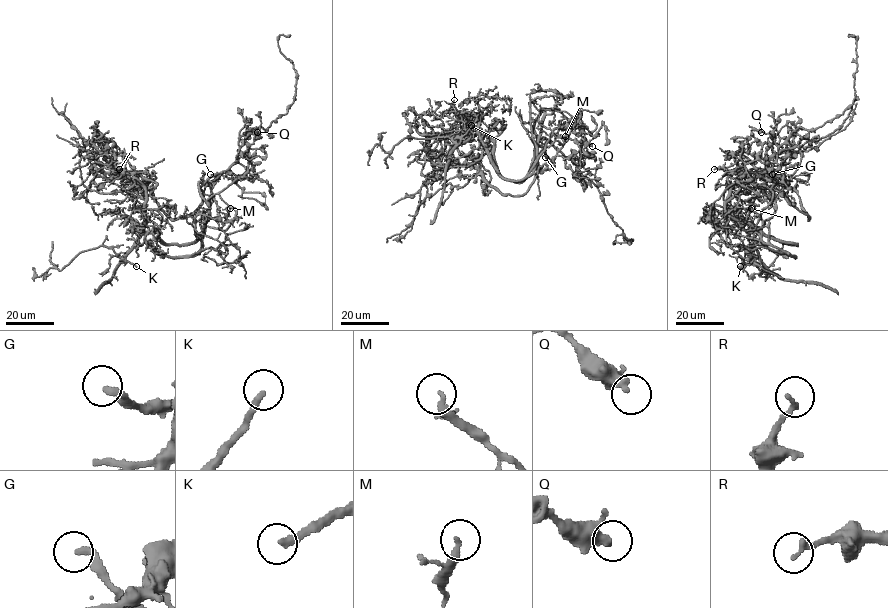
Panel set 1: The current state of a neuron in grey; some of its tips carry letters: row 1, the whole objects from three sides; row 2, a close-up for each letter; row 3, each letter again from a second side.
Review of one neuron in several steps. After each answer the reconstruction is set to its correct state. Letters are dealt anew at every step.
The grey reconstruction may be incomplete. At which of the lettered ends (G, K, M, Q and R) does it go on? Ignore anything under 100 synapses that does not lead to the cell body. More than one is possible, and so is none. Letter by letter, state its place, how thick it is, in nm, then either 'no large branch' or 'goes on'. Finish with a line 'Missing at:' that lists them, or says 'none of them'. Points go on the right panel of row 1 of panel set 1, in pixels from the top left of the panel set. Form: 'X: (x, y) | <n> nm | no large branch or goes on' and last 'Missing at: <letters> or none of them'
G: (772, 174) | 240 nm | no large branch
K: (740, 266) | 240 nm | goes on
M: (751, 208) | 280 nm | no large branch
Q: (761, 132) | 240 nm | no large branch
R: (714, 169) | 220 nm | no large branch
Missing at: K

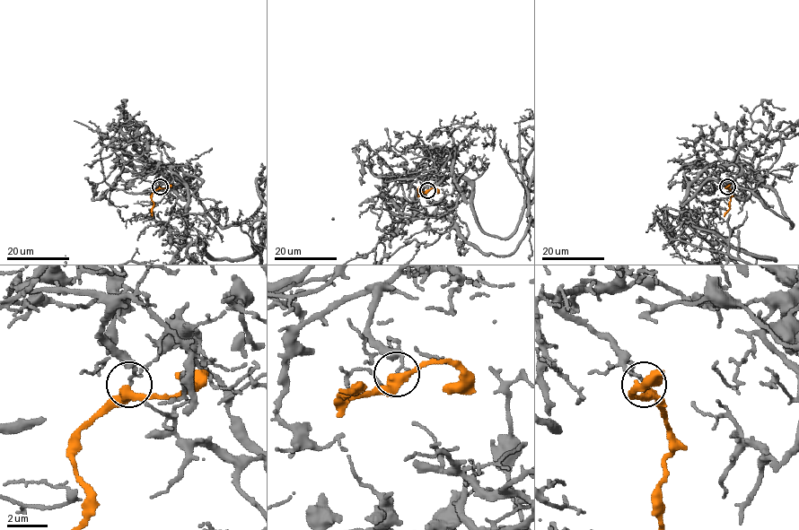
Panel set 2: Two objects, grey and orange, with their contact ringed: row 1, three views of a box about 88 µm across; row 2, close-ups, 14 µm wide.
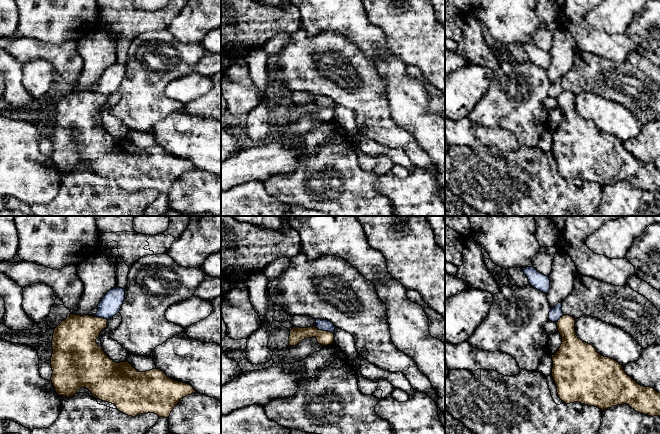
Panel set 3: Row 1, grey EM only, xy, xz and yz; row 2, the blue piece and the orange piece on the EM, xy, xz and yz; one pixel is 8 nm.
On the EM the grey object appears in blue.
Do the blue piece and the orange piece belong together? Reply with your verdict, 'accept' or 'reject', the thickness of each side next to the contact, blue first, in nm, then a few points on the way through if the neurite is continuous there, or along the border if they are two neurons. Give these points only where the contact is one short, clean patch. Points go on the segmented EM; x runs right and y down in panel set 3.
reject; 90 nm thick on the blue side, 120 nm on the other; border along xz (315, 326), (332, 333)

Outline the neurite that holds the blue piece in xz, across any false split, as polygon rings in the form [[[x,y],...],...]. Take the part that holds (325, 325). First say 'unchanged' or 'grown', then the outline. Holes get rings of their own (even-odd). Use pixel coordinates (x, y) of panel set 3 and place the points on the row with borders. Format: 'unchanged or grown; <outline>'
unchanged; [[[316,319],[316,328],[331,333],[335,332],[336,327],[328,320]]]

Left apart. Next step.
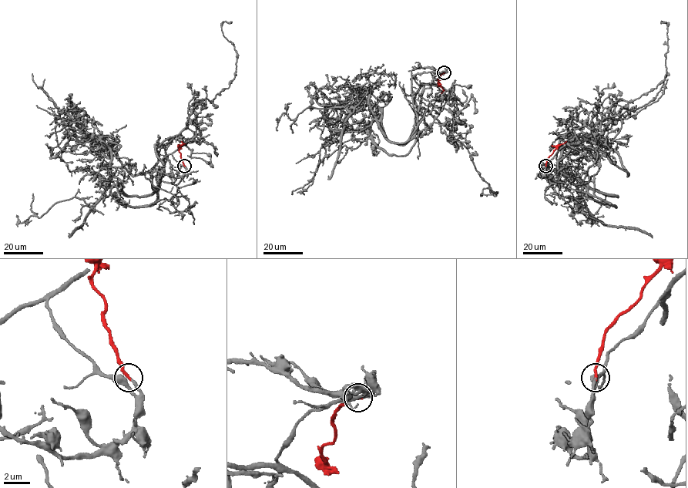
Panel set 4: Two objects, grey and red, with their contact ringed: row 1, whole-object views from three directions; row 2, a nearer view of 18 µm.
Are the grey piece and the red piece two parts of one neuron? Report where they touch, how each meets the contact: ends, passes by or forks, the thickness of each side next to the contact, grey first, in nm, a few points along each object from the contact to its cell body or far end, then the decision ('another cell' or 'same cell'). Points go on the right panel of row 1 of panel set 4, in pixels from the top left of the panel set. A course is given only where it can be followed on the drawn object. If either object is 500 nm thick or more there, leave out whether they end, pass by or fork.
at (545, 166); grey ends there; red ends there; 200 nm thick on the grey side, 240 nm on the other; grey runs (545, 166), (555, 154), (559, 160), (578, 145), (601, 151), (627, 176), (602, 132), (656, 101), (668, 79); red runs (545, 165), (547, 158), (566, 141); same cell

